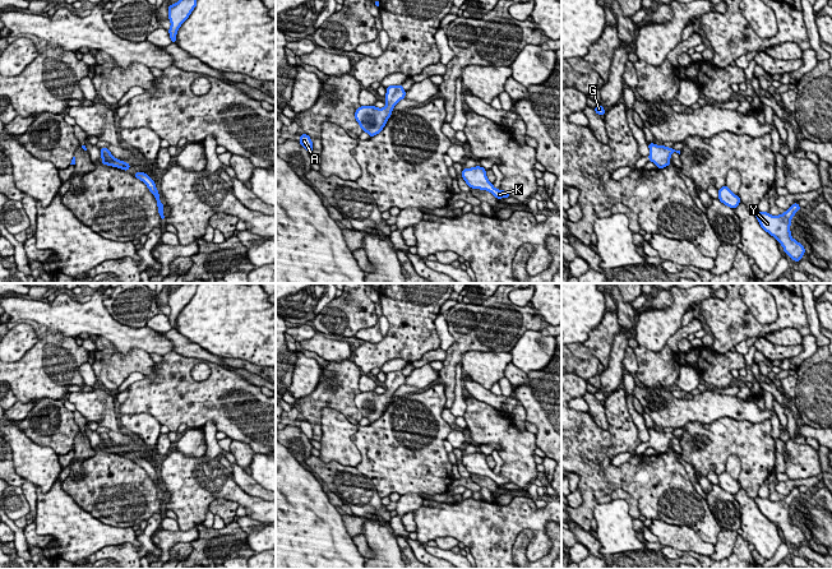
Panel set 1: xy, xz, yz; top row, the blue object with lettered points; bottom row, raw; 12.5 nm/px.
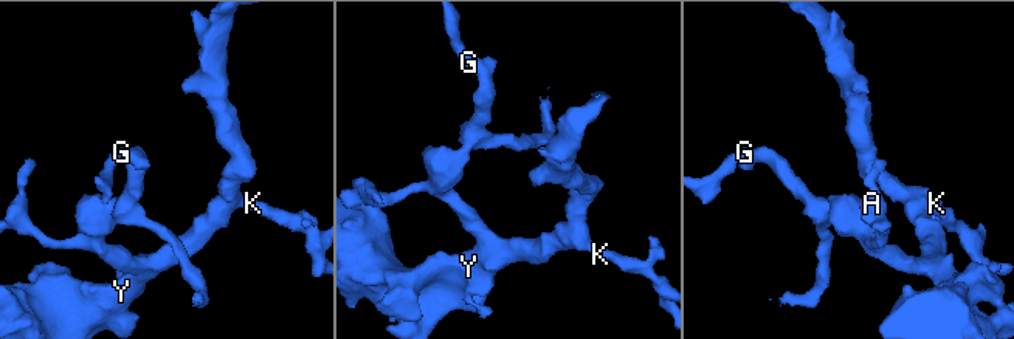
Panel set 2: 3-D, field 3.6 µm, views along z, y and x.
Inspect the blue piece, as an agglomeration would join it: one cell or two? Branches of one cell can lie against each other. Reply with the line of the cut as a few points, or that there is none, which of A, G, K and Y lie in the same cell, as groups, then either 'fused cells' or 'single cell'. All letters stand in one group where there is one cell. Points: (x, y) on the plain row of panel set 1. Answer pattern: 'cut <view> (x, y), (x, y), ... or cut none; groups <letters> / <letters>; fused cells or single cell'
cut none; groups A G K Y; single cell

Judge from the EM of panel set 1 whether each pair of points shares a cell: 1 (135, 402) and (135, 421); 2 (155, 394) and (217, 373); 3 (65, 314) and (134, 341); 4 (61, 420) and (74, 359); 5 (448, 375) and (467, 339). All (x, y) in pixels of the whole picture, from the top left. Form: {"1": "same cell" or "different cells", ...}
{"1": "different cells", "2": "same cell", "3": "same cell", "4": "different cells", "5": "same cell"}

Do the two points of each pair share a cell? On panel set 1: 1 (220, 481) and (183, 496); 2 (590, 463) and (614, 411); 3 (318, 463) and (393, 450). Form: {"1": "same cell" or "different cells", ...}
{"1": "same cell", "2": "same cell", "3": "different cells"}

